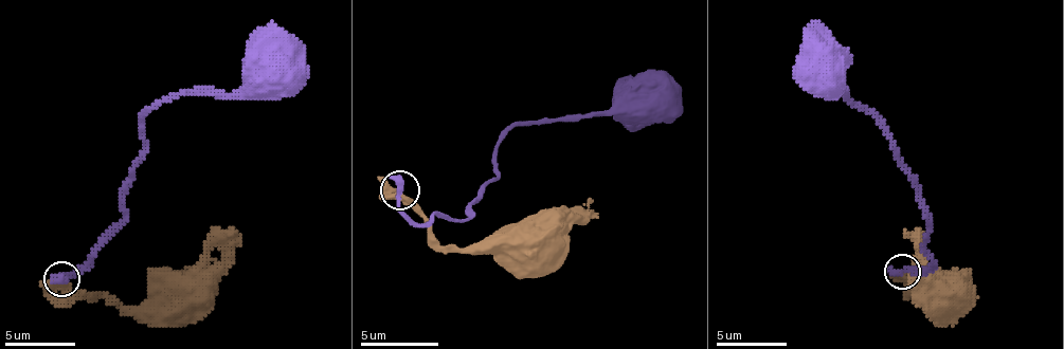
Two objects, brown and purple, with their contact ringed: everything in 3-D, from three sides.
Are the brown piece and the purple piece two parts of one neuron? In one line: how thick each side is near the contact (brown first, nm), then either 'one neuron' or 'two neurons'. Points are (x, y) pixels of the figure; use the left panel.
400 nm thick on the brown side, 480 nm on the other; two neurons

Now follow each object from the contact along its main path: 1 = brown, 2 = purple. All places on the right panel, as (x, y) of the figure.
1: (901, 274), (918, 286), (949, 294), (948, 307), (936, 293), (942, 294)
2: (901, 271), (932, 261), (916, 179), (869, 113), (844, 90), (826, 95), (815, 85), (822, 68)

